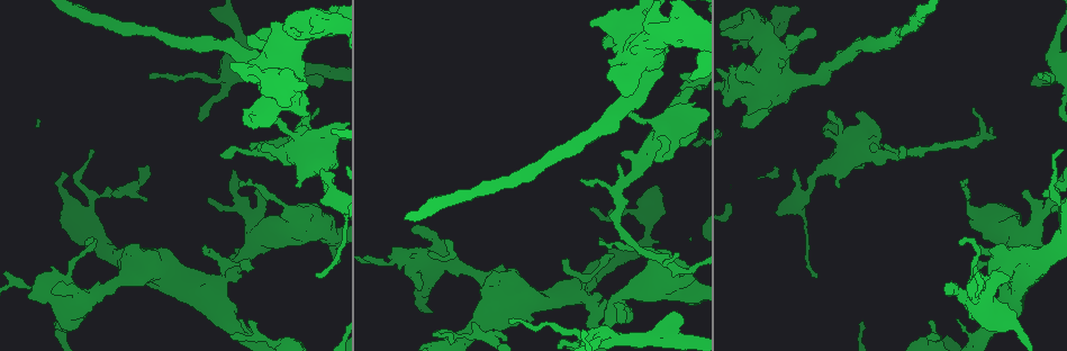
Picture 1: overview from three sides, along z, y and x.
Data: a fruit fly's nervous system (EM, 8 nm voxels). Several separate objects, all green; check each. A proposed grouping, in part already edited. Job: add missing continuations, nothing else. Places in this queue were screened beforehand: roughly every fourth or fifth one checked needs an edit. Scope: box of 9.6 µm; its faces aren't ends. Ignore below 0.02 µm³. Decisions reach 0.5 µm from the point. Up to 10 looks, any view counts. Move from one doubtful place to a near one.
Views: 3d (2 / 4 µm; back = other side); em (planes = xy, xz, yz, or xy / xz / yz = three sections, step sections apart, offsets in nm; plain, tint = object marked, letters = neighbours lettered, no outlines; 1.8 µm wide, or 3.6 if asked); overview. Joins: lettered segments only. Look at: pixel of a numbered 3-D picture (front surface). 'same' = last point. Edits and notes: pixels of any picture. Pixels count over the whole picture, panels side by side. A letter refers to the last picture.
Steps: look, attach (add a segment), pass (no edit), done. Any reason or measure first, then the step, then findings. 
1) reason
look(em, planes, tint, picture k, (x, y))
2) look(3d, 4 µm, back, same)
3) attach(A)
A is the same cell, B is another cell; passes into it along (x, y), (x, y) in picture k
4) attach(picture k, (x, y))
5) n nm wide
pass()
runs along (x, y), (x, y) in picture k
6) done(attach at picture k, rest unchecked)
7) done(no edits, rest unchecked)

four or more arms meet
look(em, 3.6 µm, planes, letters, picture 1, (206, 290))

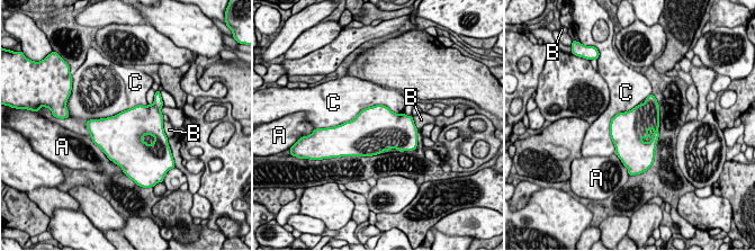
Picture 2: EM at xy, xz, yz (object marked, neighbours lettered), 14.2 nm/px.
pass()
A, B and C are other cells; none of them fits

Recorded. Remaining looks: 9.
tapers out
look(3d, 2 µm, picture 1, (230, 335))

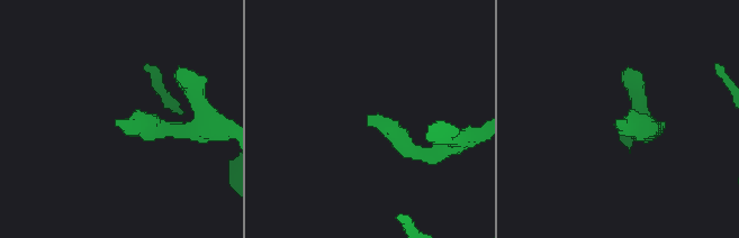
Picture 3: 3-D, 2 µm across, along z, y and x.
now the EM
look(em, planes, letters, picture 3, (116, 124))

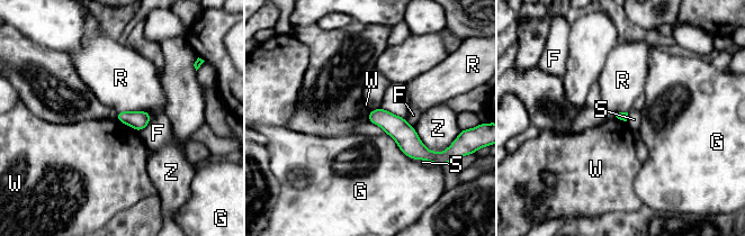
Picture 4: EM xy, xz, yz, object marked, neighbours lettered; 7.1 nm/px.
pass()
F, G, R, S, W and Z are other cells; border along (116, 118), (137, 132) in picture 4; no lettered segment goes on from it

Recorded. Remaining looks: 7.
branch stops here
look(em, planes, letters, picture 1, (679, 74))

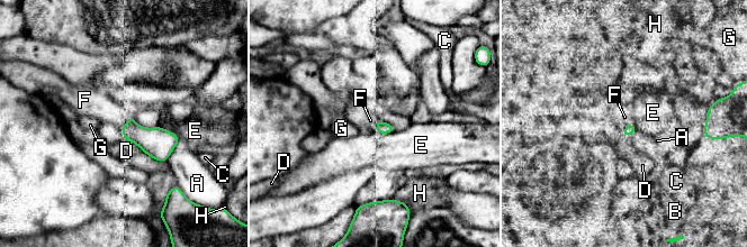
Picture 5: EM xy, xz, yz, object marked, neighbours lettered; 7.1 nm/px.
attach(F)
F is the same cell, A, B, C, D, E, G and H are other cells; the cell continues

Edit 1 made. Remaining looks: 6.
look(overview)

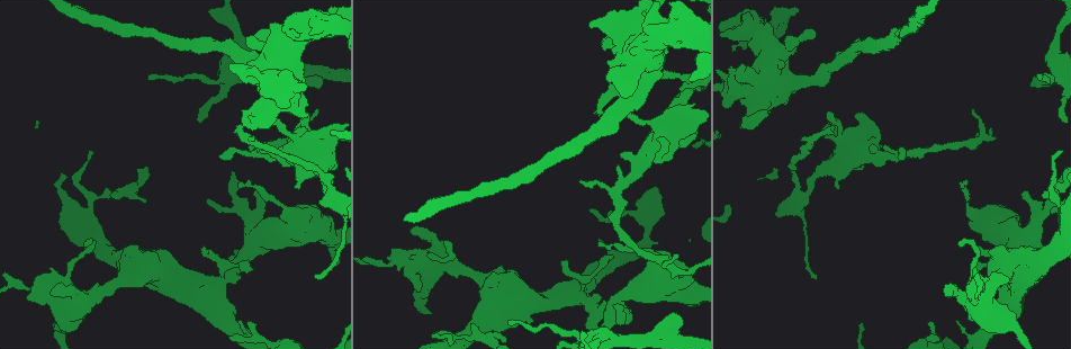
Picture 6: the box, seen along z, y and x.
sudden change in width
look(3d, 4 µm, picture 6, (769, 80))

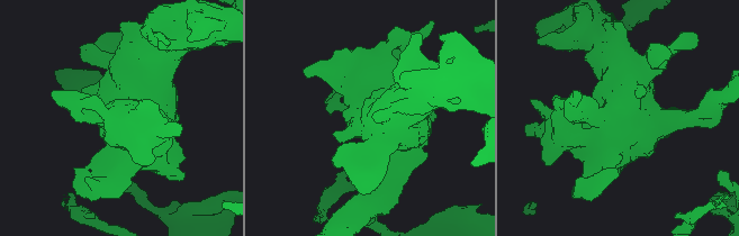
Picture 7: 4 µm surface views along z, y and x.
shape alone is not enough
look(em, 3.6 µm, planes, letters, picture 7, (622, 115))

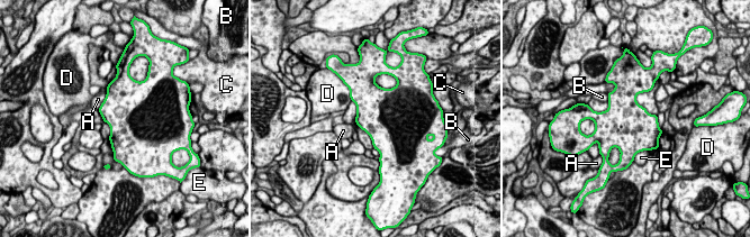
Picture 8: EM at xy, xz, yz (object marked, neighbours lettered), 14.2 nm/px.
pass()
A, B, C, D and E are other cells; border along (106, 89), (106, 96), (98, 109) in picture 8; none of them fits

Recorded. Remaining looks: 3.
done(attach at picture 5, rest unchecked)

